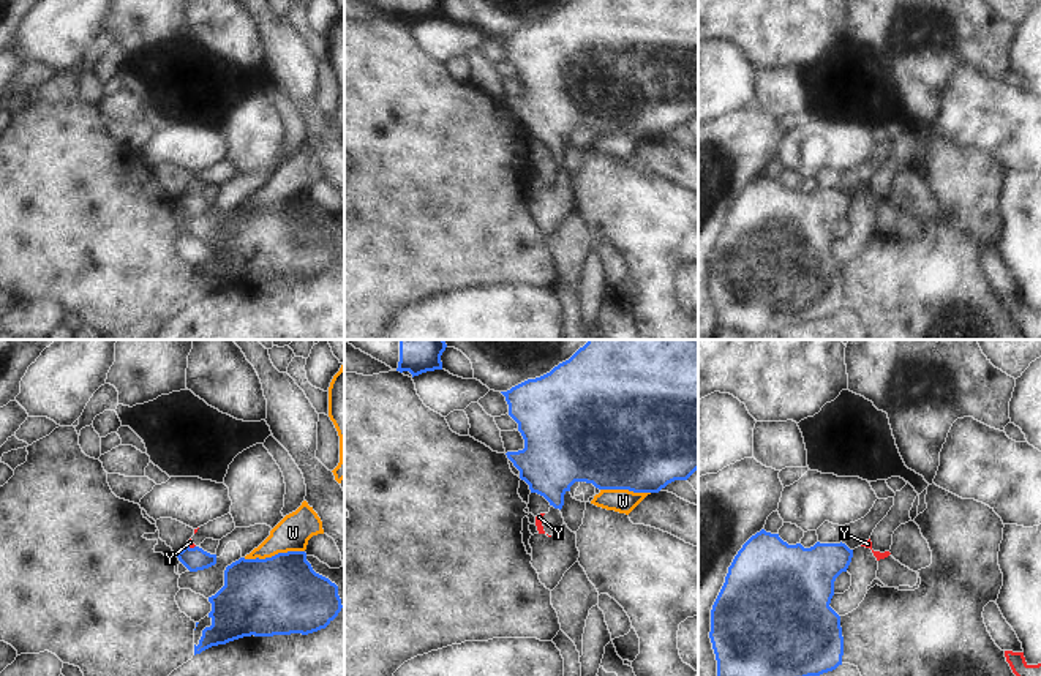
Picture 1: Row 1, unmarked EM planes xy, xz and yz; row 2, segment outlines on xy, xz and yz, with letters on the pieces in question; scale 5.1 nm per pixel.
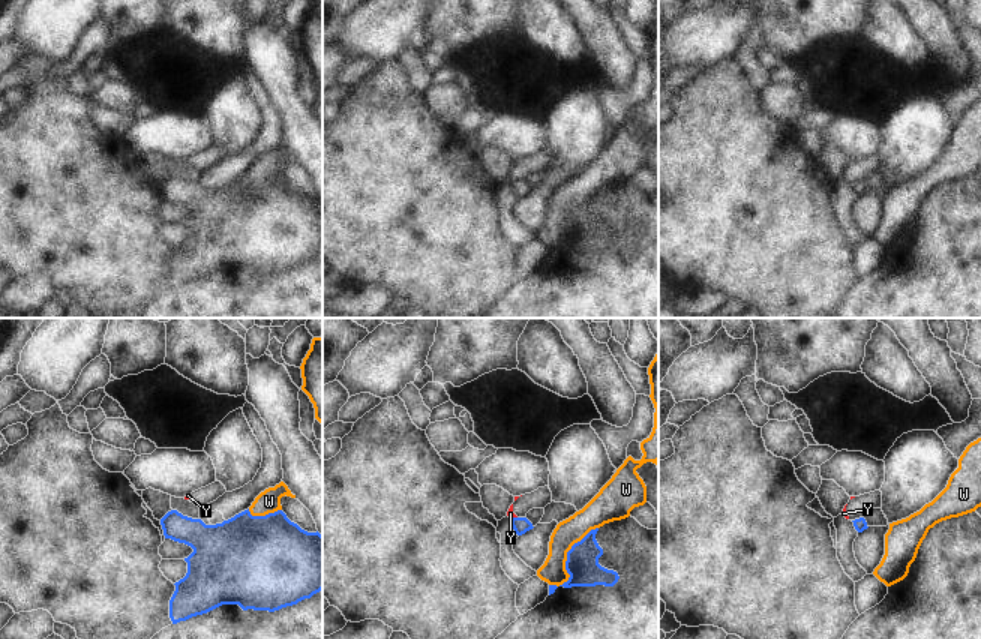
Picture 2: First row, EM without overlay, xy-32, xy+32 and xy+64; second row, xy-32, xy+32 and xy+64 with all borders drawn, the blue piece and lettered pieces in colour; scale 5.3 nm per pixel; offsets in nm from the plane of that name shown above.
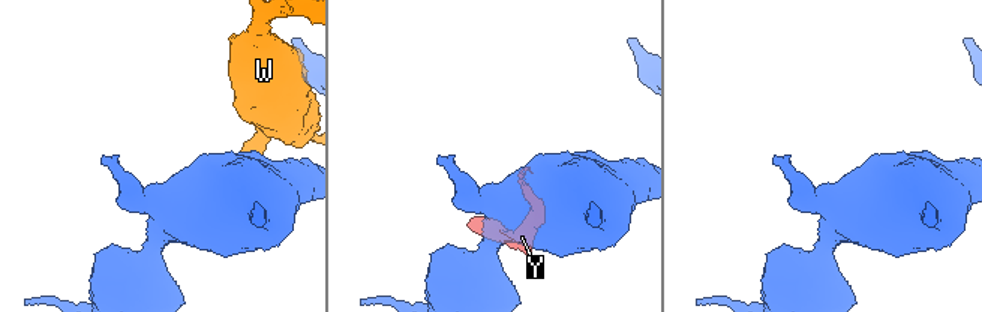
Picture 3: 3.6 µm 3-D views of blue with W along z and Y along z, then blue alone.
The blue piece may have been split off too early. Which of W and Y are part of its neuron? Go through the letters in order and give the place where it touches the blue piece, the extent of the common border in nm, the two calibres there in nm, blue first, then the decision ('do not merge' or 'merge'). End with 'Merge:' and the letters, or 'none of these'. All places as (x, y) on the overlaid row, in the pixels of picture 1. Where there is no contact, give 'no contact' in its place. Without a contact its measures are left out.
W: contact xy (275, 555); length 320 nm; calibres 400 and 180 nm; do not merge
Y: contact xy (191, 548); length 50 nm; calibres 120 and 30 nm; do not merge
Merge: none of these

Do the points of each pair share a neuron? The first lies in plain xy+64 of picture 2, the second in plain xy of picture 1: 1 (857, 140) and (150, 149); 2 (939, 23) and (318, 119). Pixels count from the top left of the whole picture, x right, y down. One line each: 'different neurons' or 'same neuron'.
1: same neuron
2: same neuron

